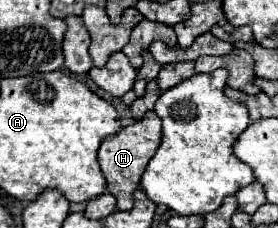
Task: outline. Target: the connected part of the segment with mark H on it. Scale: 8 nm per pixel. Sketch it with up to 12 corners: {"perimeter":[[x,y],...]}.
{"perimeter":[[147,112],[99,148],[107,192],[133,208],[161,118]]}

